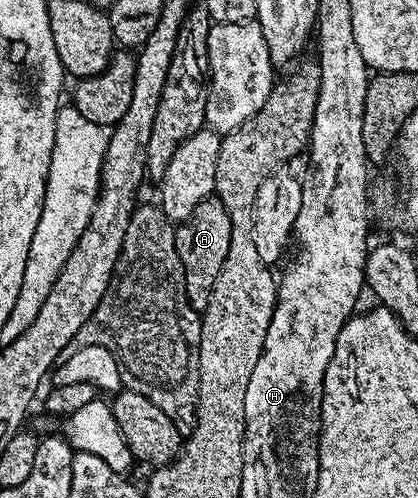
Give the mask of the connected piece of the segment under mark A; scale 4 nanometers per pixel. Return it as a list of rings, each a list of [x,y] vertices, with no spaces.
[[[215,196],[202,200],[189,218],[176,226],[176,251],[182,260],[186,296],[197,312],[203,312],[210,304],[218,272],[222,272],[222,264],[228,259],[231,231],[230,212],[226,212],[226,204]]]

